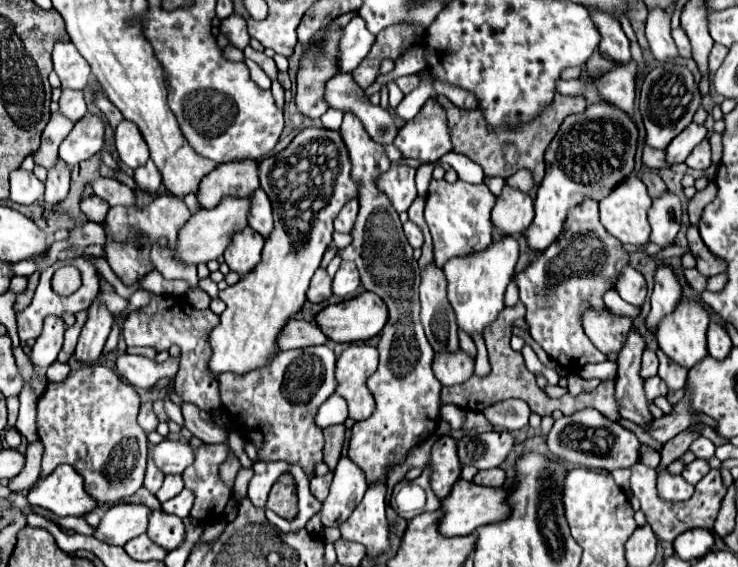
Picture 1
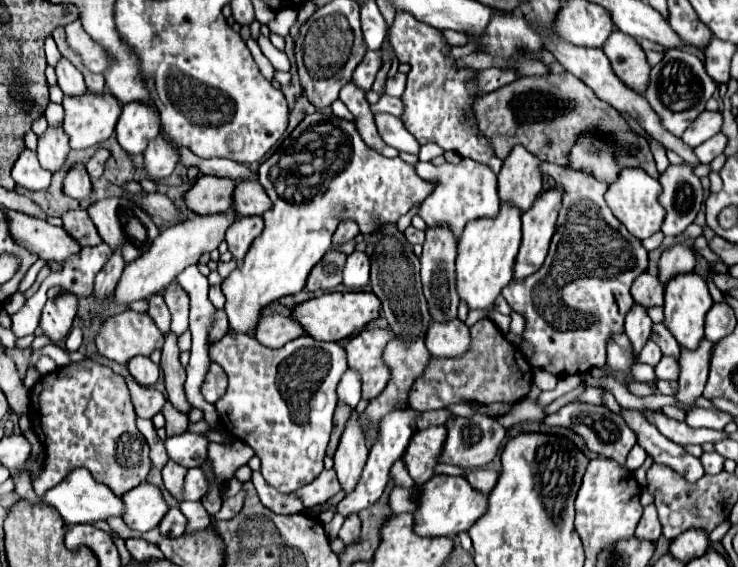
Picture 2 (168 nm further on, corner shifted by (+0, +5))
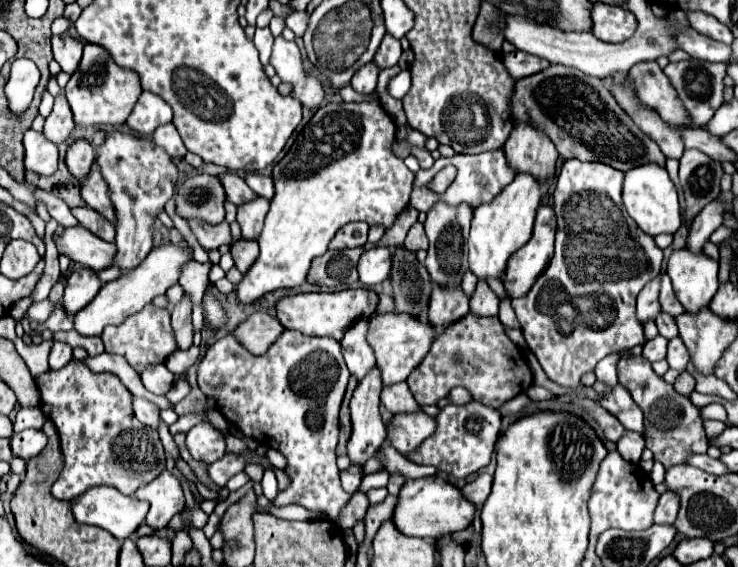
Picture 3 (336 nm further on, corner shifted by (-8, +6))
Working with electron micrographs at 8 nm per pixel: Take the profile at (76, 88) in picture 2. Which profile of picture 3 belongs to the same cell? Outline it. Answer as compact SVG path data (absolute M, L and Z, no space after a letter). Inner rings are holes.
M70 33L62 35L52 35L52 49L54 49L54 59L60 63L60 67L66 73L74 73L80 59L82 59L82 47L84 43Z

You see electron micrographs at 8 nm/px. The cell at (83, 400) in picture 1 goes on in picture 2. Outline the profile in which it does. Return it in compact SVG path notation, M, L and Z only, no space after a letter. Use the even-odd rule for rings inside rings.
M90 358L42 376L32 388L28 418L44 446L44 466L32 480L38 496L59 484L73 470L73 464L88 468L94 480L106 484L116 496L142 484L150 472L148 444L136 426L136 412L124 378Z

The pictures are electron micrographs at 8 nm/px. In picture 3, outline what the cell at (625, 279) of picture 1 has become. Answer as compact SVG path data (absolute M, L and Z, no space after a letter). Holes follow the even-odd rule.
M664 273L662 277L662 289L660 289L660 305L662 305L662 311L664 313L670 313L670 315L680 315L684 313L684 307L678 303L674 291L672 291L672 285L670 285L670 277Z

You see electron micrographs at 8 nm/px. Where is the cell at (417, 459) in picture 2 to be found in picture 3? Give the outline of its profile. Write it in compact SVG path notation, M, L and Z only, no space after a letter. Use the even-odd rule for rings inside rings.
M400 413L386 425L386 441L402 455L414 451L436 429L436 421L426 413Z

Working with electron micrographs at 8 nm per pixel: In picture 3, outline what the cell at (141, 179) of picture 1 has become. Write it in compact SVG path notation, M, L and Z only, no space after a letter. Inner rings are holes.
M172 123L156 129L156 133L152 133L152 139L156 145L168 149L168 155L172 159L182 159L186 155L186 147L184 147L184 143L182 143L182 139L180 139L180 135Z

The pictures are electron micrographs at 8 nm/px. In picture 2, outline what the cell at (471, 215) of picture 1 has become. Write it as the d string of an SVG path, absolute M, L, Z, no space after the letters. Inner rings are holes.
M462 158L460 164L456 164L456 166L448 164L448 162L444 162L442 166L434 166L430 162L418 162L416 174L434 184L432 194L422 202L420 212L418 212L418 216L426 222L428 228L448 226L452 230L454 238L460 240L462 230L468 222L478 220L478 218L496 218L496 214L500 210L496 174L484 164L478 164L470 158Z

